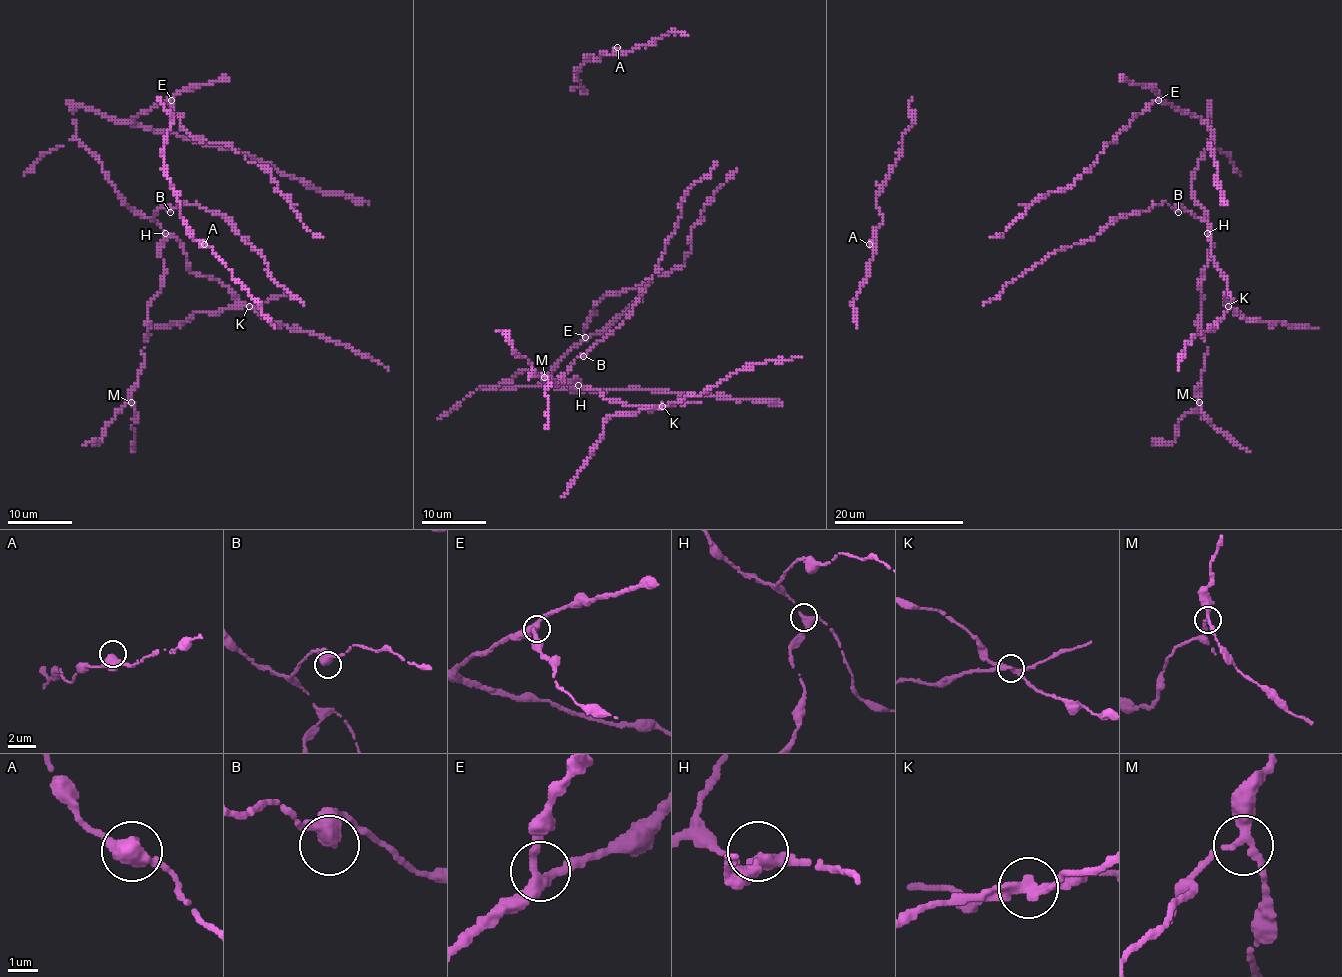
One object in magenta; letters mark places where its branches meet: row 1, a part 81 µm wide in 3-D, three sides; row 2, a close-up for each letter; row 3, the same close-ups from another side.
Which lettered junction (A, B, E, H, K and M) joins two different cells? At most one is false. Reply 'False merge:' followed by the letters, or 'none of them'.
False merge: K

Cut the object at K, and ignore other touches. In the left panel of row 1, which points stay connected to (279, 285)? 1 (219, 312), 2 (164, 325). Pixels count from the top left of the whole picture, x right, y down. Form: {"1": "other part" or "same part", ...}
{"1": "other part", "2": "other part"}

